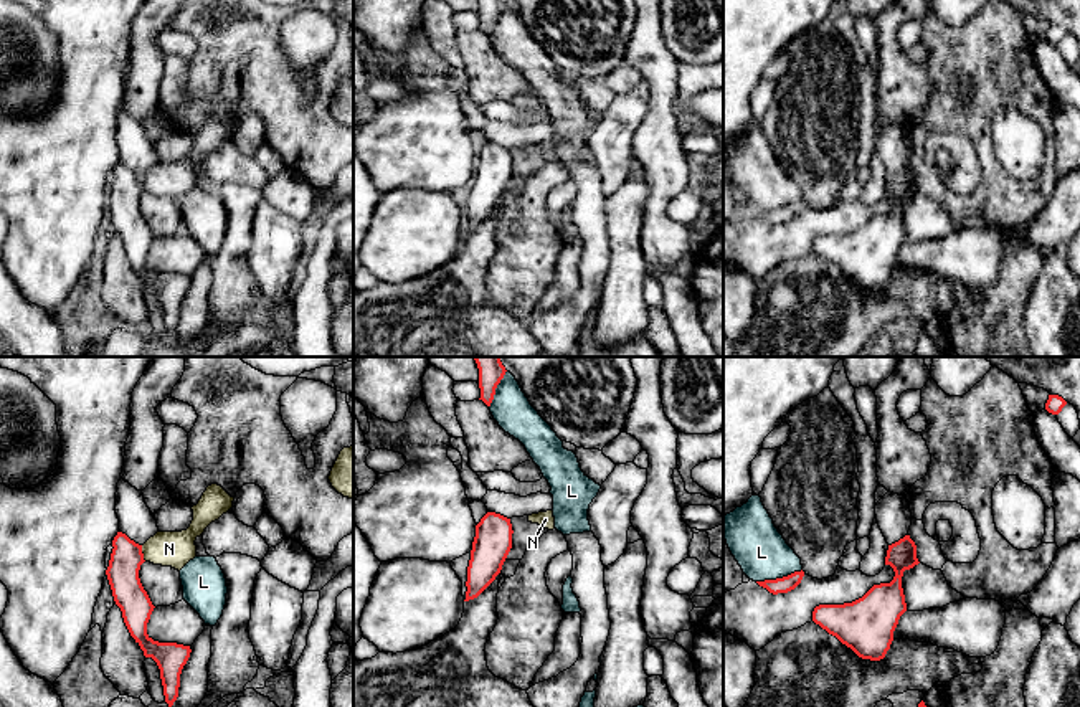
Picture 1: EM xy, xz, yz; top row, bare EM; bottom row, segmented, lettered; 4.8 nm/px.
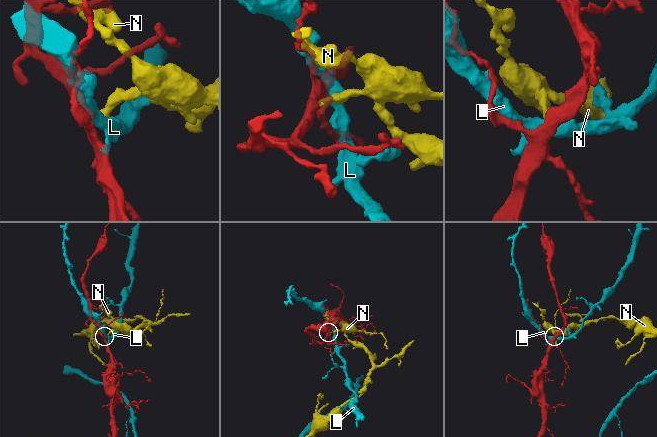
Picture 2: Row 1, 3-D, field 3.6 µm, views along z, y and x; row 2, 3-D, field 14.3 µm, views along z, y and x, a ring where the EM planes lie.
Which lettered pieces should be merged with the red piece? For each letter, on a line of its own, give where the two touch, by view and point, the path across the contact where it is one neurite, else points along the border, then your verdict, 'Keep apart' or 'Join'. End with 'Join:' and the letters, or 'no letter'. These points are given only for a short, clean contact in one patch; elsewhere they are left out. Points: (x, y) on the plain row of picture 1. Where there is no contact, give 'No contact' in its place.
L: Touches red at yz (778, 208). Keep apart
N: Touches red at xy (142, 184). Boundary: xy (141, 175), (146, 190). Keep apart
Join: no letter

